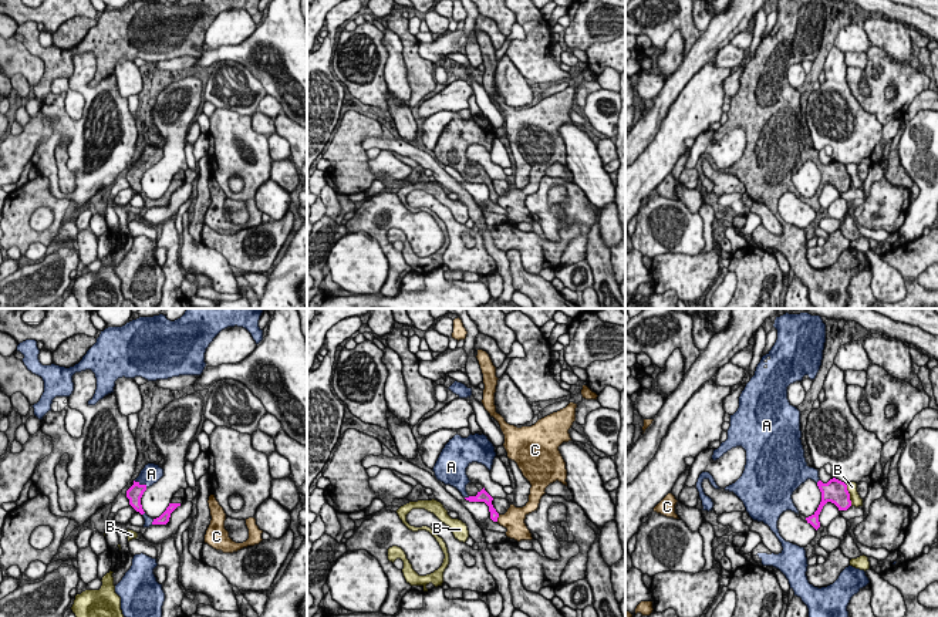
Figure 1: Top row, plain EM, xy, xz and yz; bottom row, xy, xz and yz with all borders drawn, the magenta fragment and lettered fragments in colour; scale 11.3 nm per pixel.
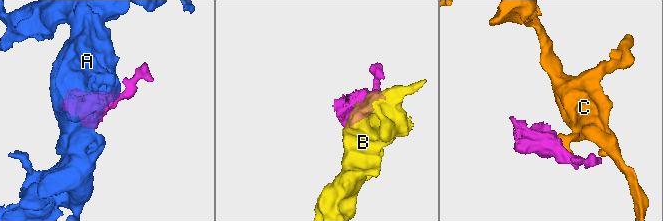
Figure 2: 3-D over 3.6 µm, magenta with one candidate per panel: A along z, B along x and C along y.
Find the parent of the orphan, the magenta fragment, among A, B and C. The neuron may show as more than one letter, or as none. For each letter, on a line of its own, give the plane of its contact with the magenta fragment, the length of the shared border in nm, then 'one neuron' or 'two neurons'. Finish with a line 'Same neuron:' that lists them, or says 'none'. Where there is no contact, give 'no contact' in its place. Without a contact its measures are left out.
A: xy | 170 nm | one neuron
B: yz | 260 nm | two neurons
C: xz | 90 nm | two neurons
Same neuron: A

